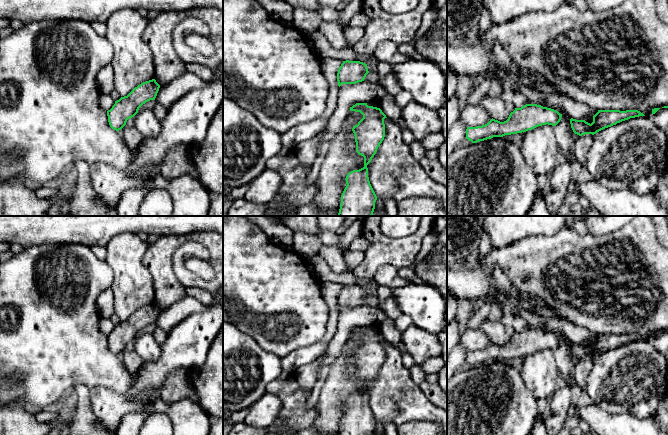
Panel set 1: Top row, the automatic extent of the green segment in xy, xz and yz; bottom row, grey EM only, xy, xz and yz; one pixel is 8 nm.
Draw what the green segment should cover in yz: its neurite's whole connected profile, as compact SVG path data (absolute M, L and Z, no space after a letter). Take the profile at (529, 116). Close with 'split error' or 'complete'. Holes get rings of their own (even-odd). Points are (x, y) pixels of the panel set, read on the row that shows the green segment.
M526 104L521 108L515 108L504 122L492 118L485 125L467 127L466 139L477 143L493 137L526 132L546 124L556 126L561 117L562 114L554 109L537 104Z; complete

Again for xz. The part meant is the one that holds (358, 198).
M356 103L350 111L360 112L363 118L352 131L355 136L356 151L364 157L364 167L349 172L345 178L346 187L341 195L338 216L372 216L377 196L370 184L367 165L377 152L385 137L384 119L380 108Z; complete

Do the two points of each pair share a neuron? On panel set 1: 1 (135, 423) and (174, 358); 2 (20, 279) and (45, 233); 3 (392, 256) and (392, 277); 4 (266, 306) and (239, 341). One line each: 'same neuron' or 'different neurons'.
1: different neurons
2: different neurons
3: different neurons
4: different neurons

